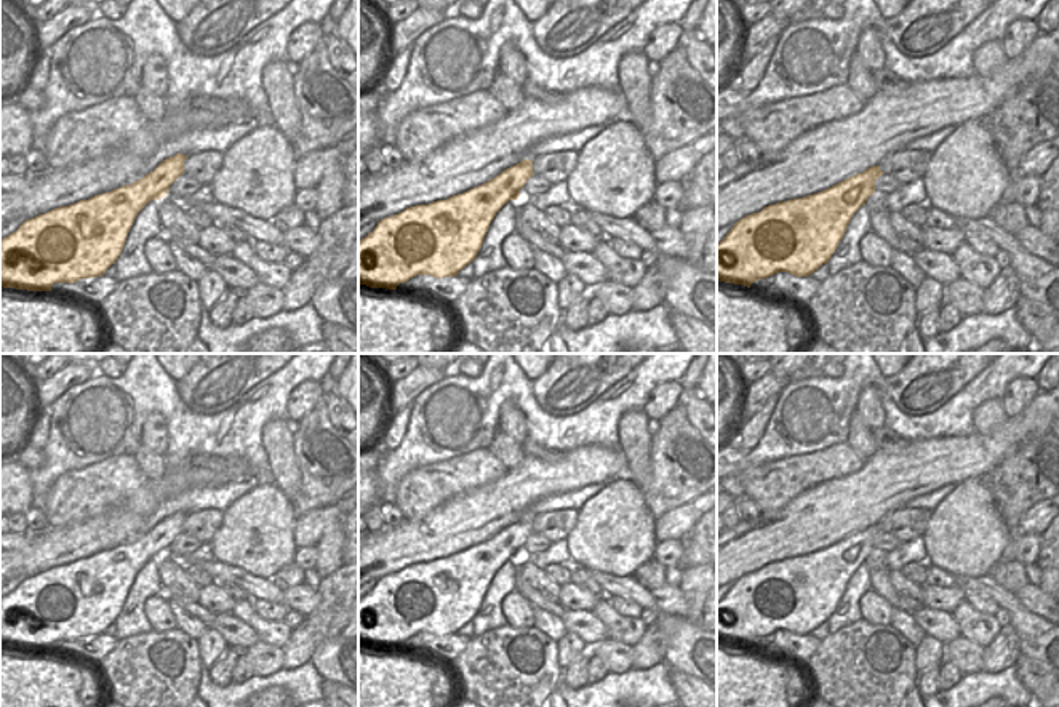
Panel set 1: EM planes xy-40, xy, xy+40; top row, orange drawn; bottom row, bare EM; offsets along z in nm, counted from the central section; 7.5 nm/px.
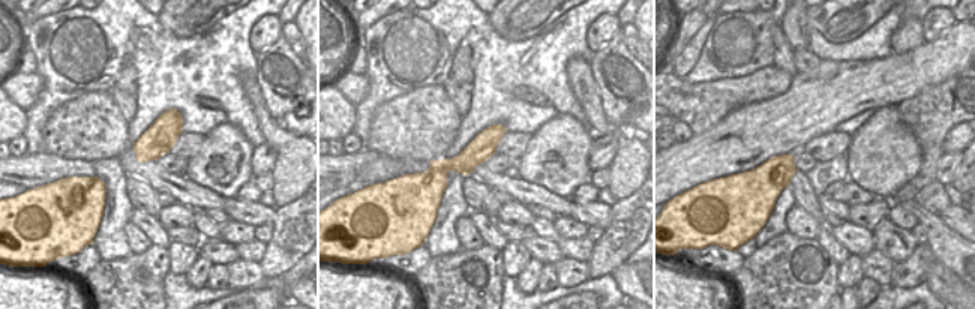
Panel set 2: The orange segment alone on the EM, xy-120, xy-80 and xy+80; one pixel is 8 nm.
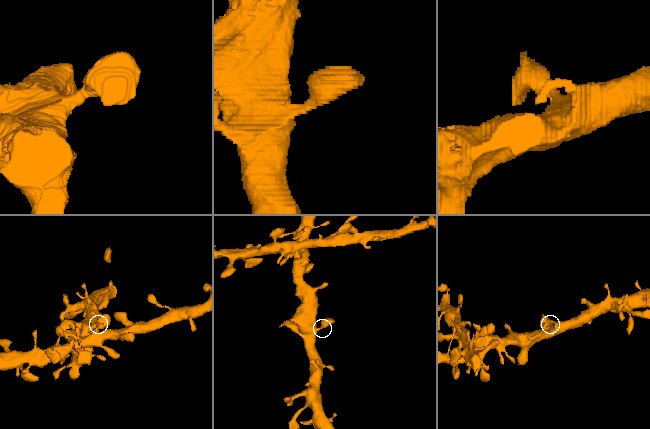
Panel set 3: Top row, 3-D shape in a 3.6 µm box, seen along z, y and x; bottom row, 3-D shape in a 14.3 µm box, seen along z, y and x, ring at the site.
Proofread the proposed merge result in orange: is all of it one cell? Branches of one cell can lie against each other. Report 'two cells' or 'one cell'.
one cell

